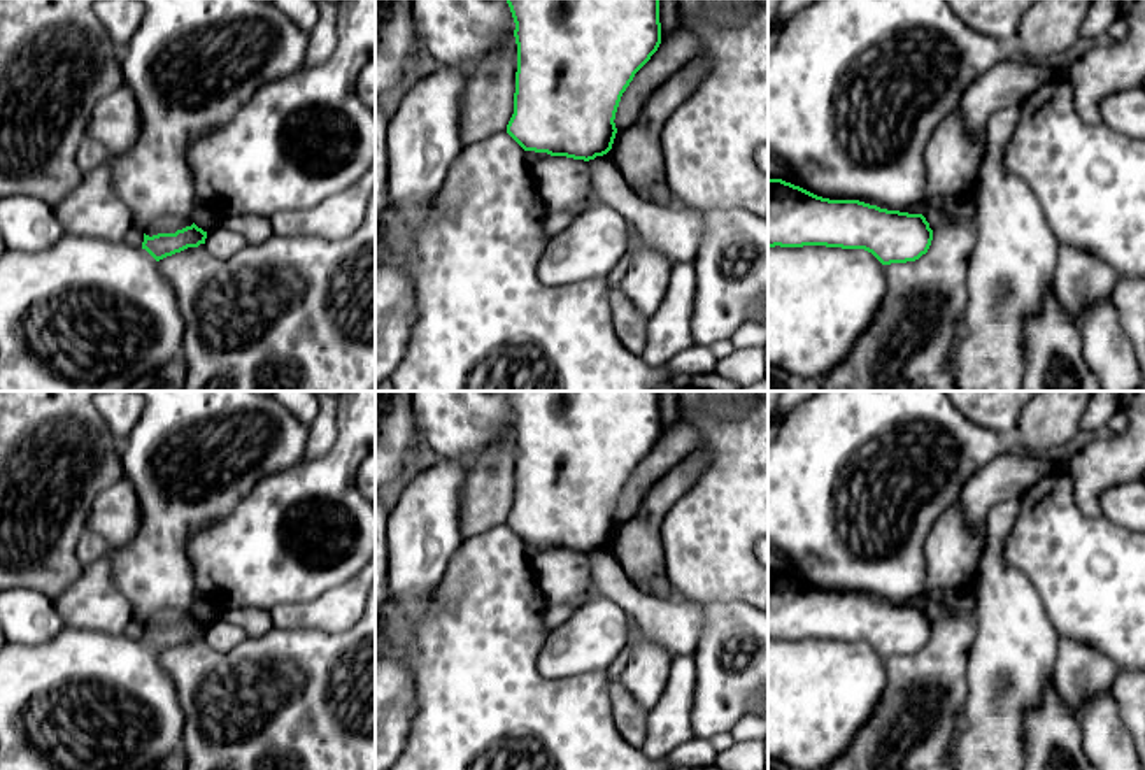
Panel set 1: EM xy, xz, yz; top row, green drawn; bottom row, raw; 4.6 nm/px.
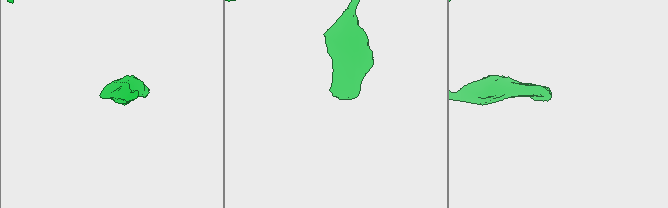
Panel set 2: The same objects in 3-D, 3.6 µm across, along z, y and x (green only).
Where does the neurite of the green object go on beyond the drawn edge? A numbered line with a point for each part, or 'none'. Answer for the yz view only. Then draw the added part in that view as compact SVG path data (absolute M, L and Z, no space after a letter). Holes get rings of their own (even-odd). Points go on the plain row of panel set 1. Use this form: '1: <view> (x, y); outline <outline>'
none

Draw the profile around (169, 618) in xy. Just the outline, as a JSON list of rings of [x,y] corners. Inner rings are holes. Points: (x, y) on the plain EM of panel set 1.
[[[174,609],[165,612],[154,612],[142,624],[153,630],[158,626],[175,626],[177,623],[182,623],[191,617],[193,617],[191,610]]]

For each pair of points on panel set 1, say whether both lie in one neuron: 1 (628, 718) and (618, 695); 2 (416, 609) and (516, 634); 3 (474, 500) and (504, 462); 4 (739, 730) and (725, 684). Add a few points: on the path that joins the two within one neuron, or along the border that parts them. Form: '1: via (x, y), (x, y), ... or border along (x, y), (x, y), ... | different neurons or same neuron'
1: via (626, 712), (621, 700) | same neuron
2: border along (439, 588), (435, 604), (418, 625), (409, 649) | different neurons
3: via (483, 491), (495, 470) | same neuron
4: border along (749, 714), (742, 716), (730, 732) | different neurons

